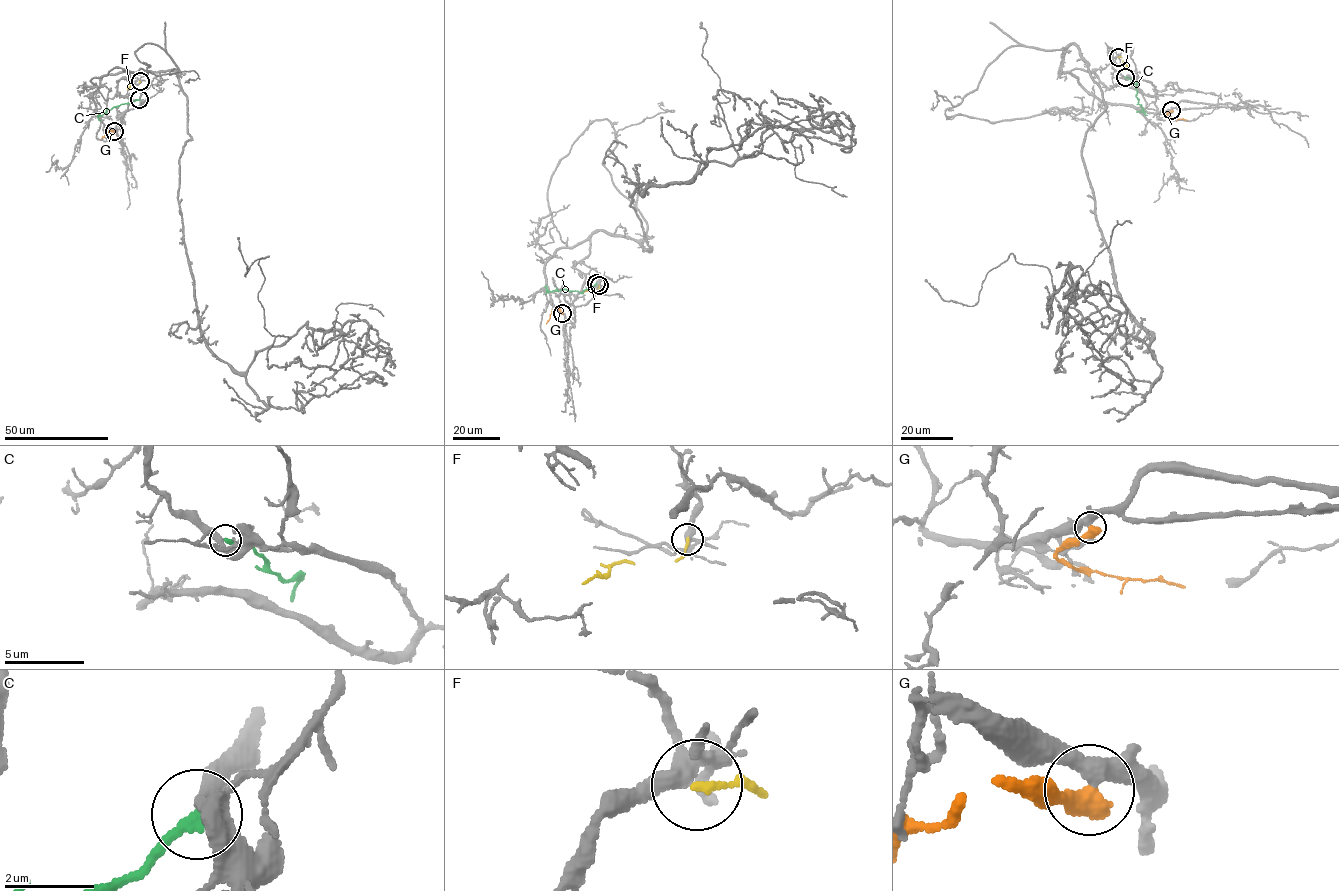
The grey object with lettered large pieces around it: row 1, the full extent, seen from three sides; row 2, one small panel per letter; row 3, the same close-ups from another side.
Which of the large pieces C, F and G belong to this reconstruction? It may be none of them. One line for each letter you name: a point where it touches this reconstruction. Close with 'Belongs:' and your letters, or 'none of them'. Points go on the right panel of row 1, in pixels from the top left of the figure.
Belongs: none of them

